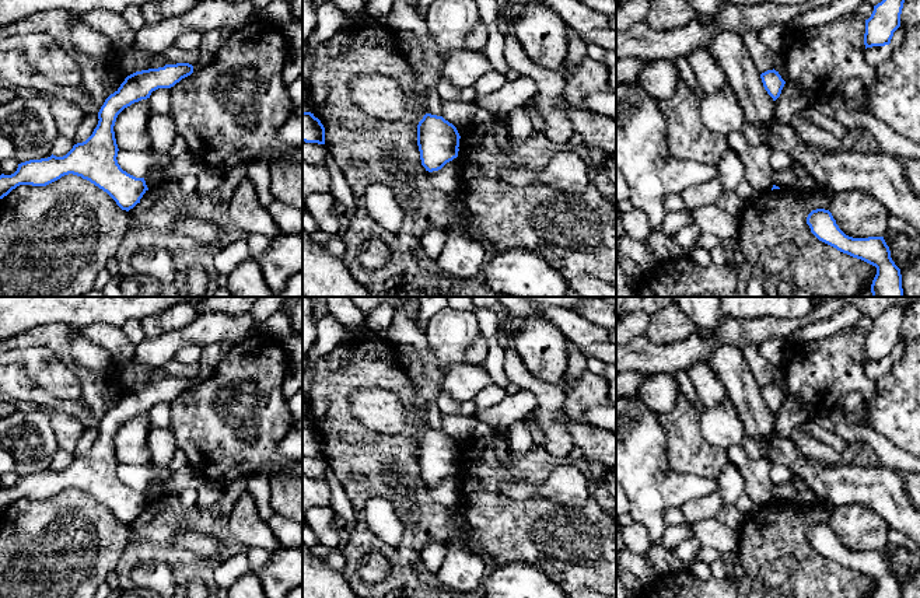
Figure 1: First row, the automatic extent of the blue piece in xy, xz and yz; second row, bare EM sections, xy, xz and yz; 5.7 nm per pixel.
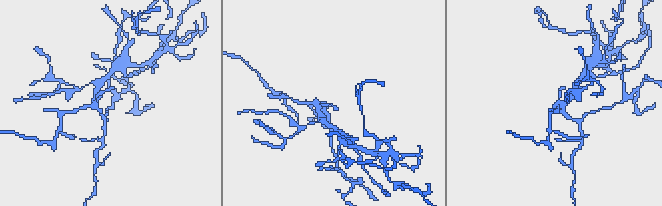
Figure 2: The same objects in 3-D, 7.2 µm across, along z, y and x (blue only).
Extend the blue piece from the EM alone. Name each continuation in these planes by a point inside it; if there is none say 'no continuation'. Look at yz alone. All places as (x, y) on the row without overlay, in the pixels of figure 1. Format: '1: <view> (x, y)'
no continuation

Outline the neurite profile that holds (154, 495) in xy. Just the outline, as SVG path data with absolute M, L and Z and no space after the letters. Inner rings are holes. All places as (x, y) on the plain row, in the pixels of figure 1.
M148 464L153 472L153 476L148 482L148 486L144 490L146 499L150 504L155 506L164 500L162 482L164 473L153 464Z

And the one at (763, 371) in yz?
M746 345L742 347L742 354L745 356L746 363L758 382L762 388L767 384L774 382L776 367L766 361L758 352L758 347L753 345Z

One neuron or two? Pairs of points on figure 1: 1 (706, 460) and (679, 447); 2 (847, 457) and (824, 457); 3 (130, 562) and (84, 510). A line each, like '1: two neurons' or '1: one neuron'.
1: one neuron
2: one neuron
3: two neurons

